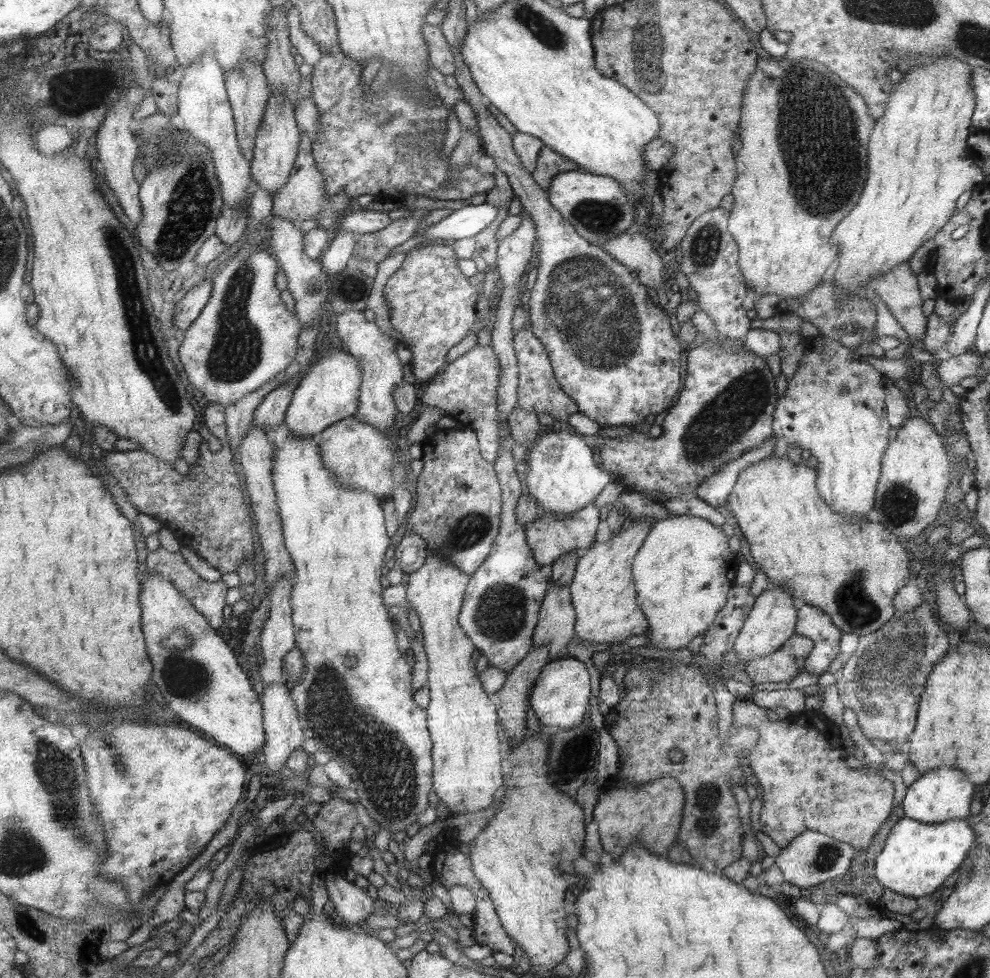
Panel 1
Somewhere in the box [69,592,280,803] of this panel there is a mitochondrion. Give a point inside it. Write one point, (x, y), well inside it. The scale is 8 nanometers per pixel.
(186, 678)

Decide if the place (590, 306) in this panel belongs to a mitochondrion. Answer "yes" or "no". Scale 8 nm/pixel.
yes

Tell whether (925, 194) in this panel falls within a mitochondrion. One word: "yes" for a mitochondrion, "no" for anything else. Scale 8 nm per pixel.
no

